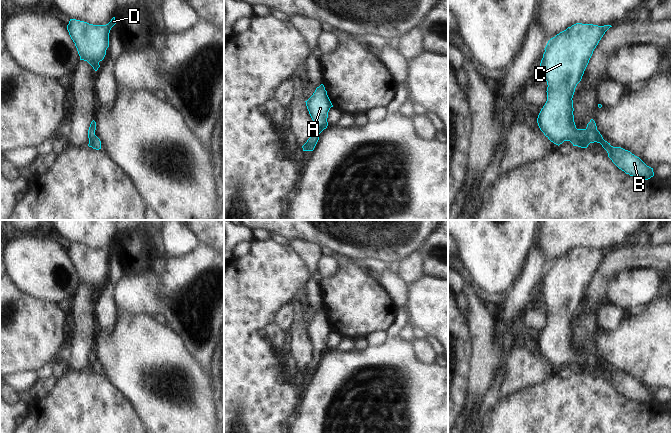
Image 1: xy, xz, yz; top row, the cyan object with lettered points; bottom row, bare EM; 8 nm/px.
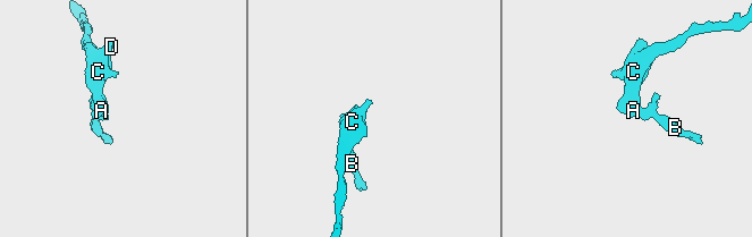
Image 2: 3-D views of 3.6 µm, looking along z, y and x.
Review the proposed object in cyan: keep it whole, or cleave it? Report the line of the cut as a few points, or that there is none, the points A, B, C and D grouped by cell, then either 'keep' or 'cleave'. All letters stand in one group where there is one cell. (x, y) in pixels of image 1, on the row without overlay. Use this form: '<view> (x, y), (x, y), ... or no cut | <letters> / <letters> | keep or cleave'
no cut | A B C D | keep

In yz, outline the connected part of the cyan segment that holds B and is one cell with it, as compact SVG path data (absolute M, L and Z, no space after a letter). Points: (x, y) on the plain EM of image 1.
M576 247L548 265L540 287L548 309L547 325L537 347L544 359L558 370L564 365L581 372L600 367L619 393L634 402L648 404L654 400L653 392L630 375L611 370L597 354L593 343L585 353L577 353L574 346L572 322L575 312L594 273L610 251Z

